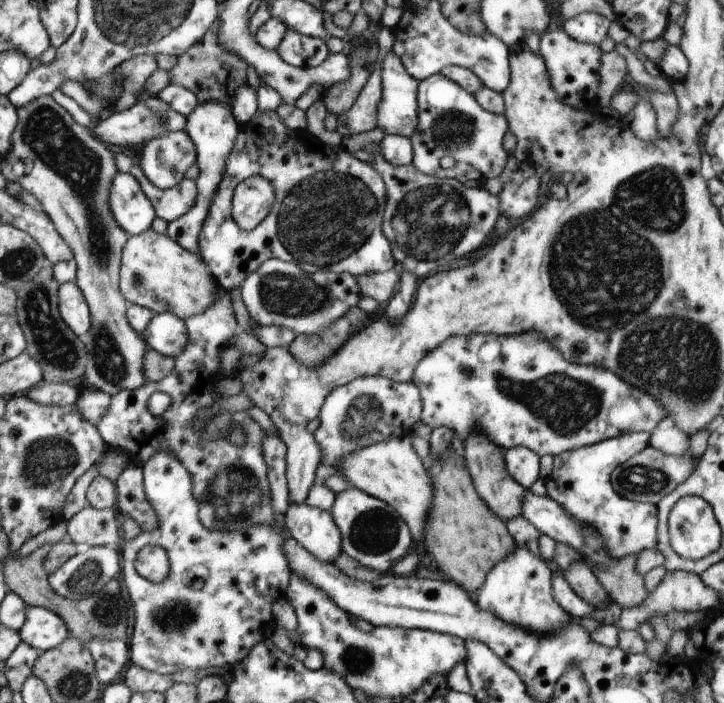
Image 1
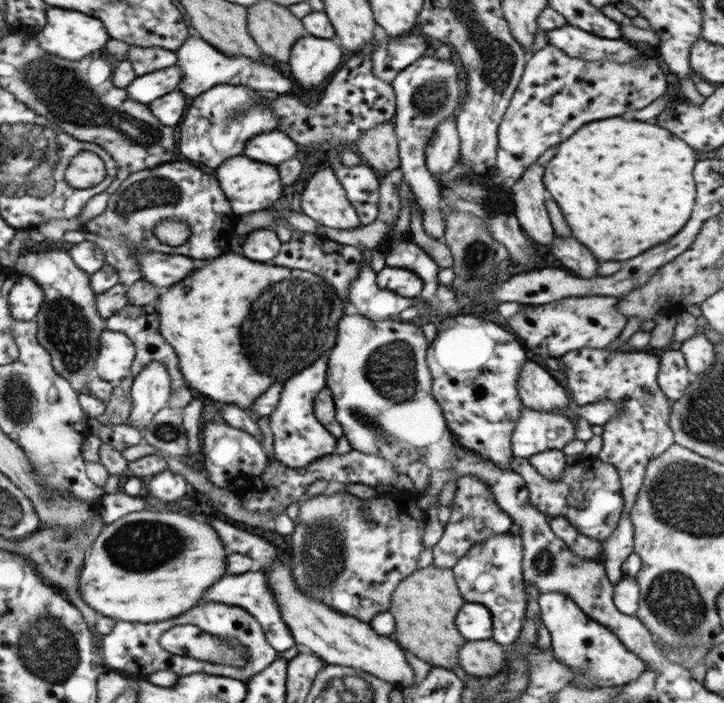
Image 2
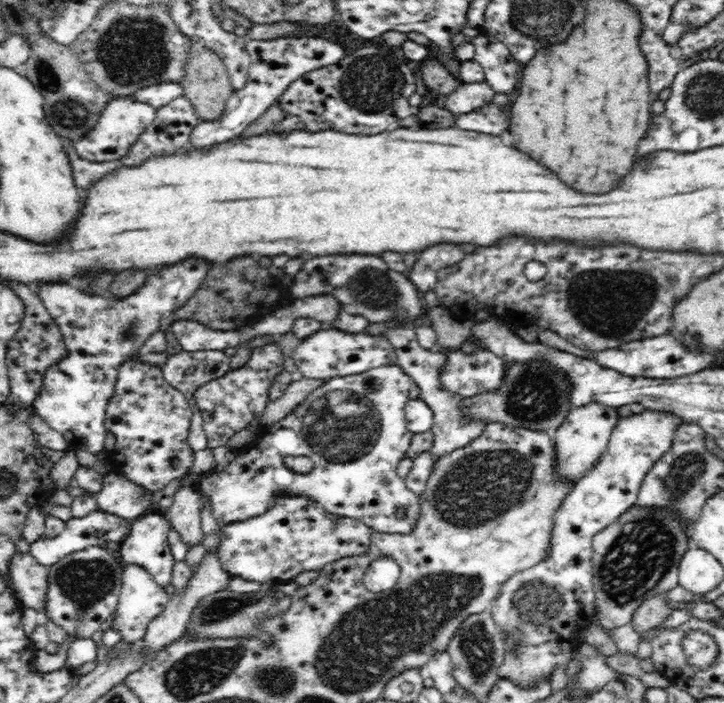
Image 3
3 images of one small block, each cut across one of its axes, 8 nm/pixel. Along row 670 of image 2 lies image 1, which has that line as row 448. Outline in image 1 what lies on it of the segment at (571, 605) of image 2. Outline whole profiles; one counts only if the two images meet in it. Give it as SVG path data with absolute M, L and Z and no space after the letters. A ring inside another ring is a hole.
M623 434L593 446L563 452L553 458L553 470L545 478L547 496L577 518L581 526L593 528L605 540L605 552L615 560L627 554L639 554L645 548L657 550L657 506L625 500L611 486L611 472L647 448L649 438L649 434Z

